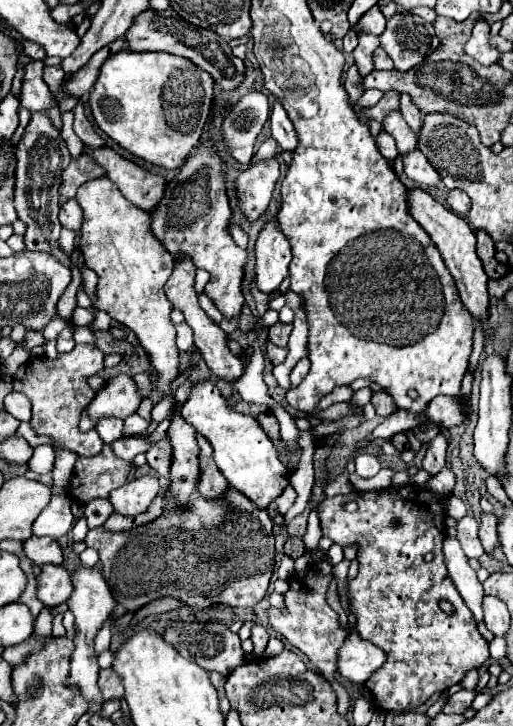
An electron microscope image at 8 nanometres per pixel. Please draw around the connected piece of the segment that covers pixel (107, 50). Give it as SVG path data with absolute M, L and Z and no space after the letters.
M122 37L118 41L112 41L110 45L102 47L78 73L74 73L72 77L68 77L64 81L64 89L68 93L72 93L74 97L82 97L84 93L88 93L92 87L94 87L94 81L98 79L98 73L100 73L100 67L104 65L104 61L118 53L118 51L124 51L126 49L126 41L122 41Z

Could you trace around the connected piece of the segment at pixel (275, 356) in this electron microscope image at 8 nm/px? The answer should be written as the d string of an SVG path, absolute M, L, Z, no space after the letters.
M268 341L266 343L266 355L272 361L272 365L278 365L278 363L282 363L286 359L286 347L276 347L276 345L272 345Z

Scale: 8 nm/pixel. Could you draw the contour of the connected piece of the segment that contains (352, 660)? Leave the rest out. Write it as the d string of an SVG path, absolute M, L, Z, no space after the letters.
M354 631L338 651L338 671L352 683L364 683L384 663L386 653L370 641L360 639Z

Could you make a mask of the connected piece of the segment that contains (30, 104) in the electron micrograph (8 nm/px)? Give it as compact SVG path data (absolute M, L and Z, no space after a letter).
M30 61L24 65L20 103L32 113L36 111L50 113L50 121L54 121L54 127L61 131L63 124L59 107L54 103L54 97L42 79L42 69L44 69L42 61Z

